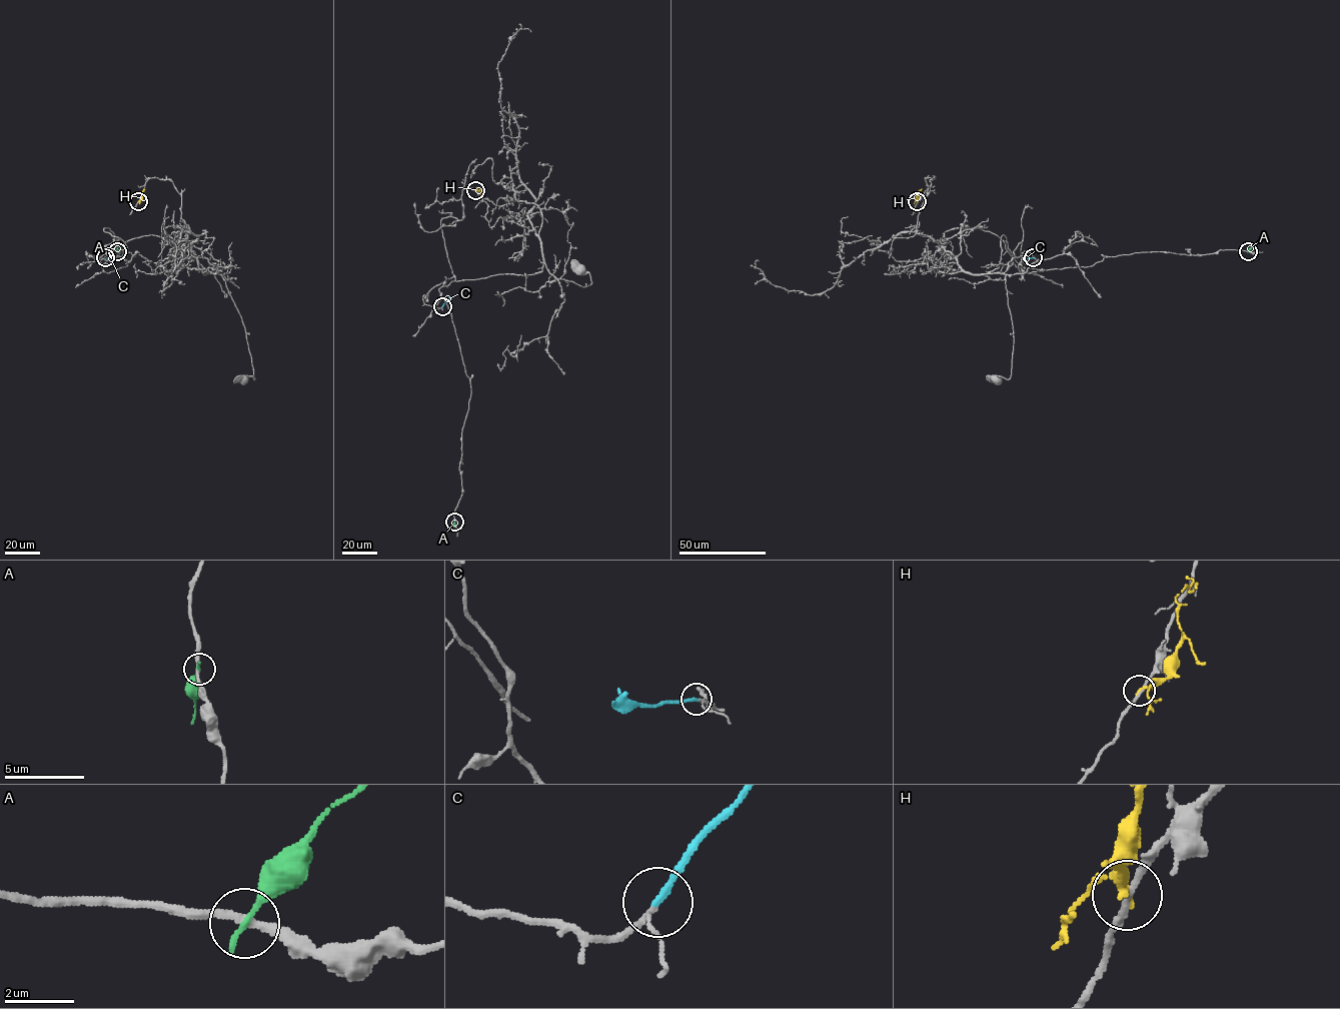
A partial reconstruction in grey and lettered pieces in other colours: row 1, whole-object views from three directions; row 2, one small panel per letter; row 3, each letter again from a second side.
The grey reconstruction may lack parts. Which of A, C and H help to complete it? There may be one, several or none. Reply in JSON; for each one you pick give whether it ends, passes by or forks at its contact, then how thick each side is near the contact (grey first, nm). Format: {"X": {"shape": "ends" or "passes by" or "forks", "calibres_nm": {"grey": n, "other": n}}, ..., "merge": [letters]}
{"C": {"shape": "ends", "calibres_nm": {"grey": 130, "other": 200}}, "merge": ["C"]}

